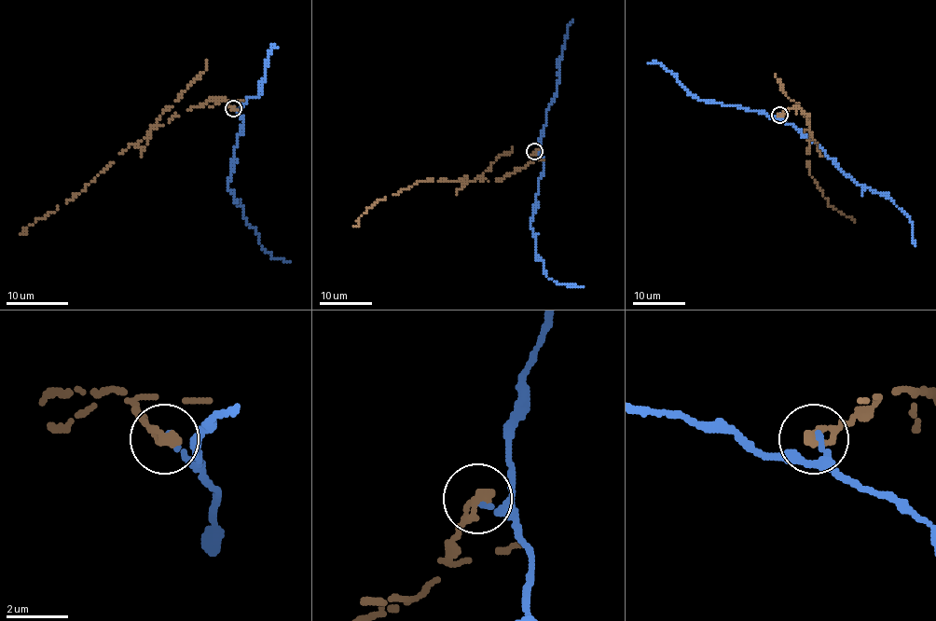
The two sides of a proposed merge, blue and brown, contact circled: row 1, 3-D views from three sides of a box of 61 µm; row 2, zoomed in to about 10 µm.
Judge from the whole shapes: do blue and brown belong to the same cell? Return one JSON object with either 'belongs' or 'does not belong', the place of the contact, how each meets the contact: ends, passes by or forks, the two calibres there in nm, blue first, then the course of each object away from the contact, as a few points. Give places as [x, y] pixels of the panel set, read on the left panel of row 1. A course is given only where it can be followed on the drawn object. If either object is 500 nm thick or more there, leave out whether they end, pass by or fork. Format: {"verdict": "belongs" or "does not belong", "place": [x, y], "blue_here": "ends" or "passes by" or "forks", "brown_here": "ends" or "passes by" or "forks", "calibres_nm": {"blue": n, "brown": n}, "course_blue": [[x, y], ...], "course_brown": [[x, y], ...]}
{"verdict": "does not belong", "place": [233, 108], "blue_here": "ends", "brown_here": "ends", "calibres_nm": {"blue": 240, "brown": 400}, "course_blue": [[233, 109], [244, 119], [228, 188], [263, 247], [273, 257], [289, 261]], "course_brown": [[233, 109], [221, 98], [154, 126], [144, 138], [130, 144], [79, 193], [23, 227], [20, 233]]}

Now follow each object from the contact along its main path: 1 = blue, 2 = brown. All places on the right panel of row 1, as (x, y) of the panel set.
1: (779, 116), (808, 136), (856, 183), (890, 199), (912, 223), (915, 245)
2: (779, 116), (795, 106), (808, 117), (811, 135), (808, 172), (829, 204), (853, 221)

